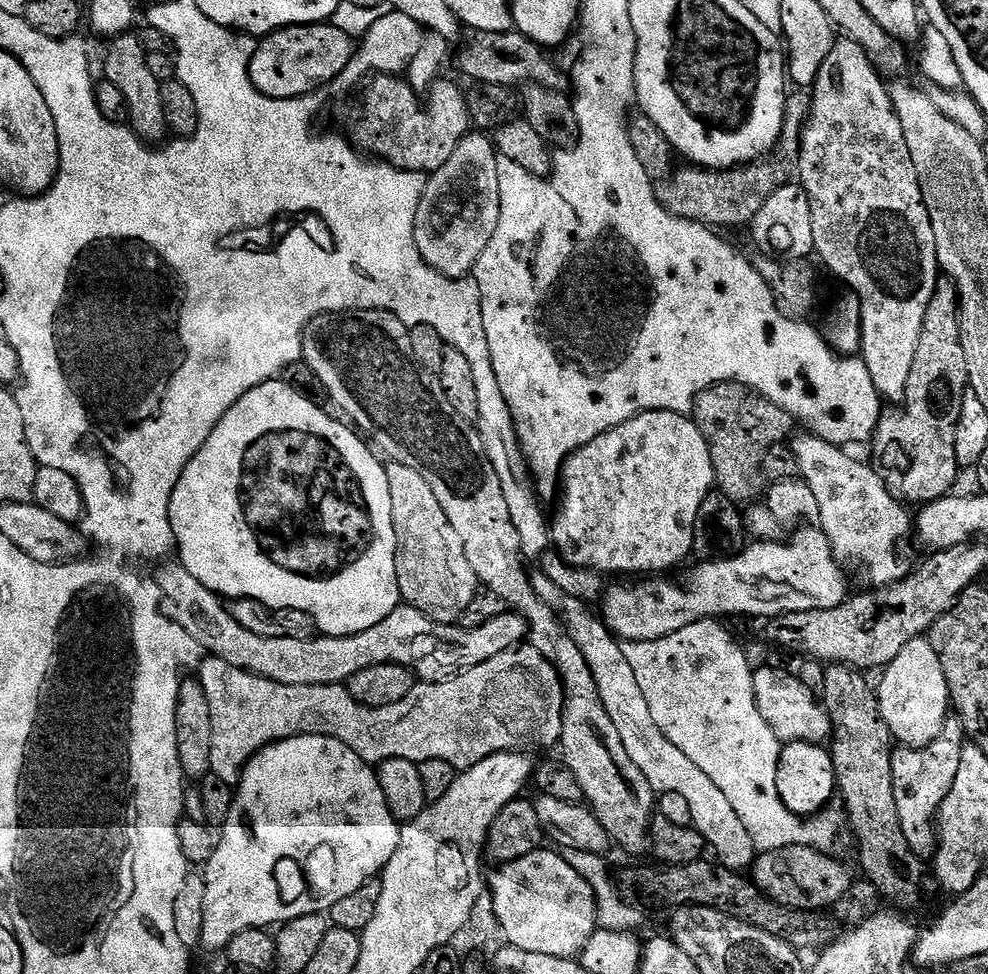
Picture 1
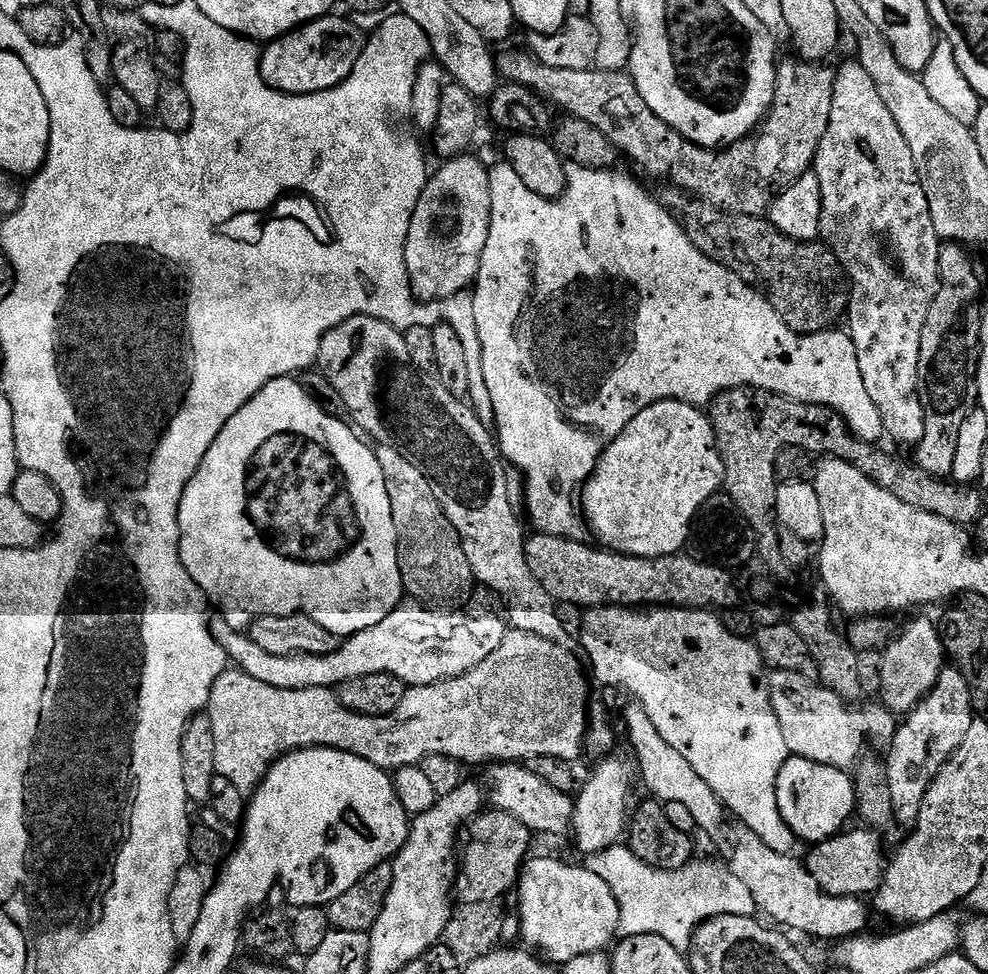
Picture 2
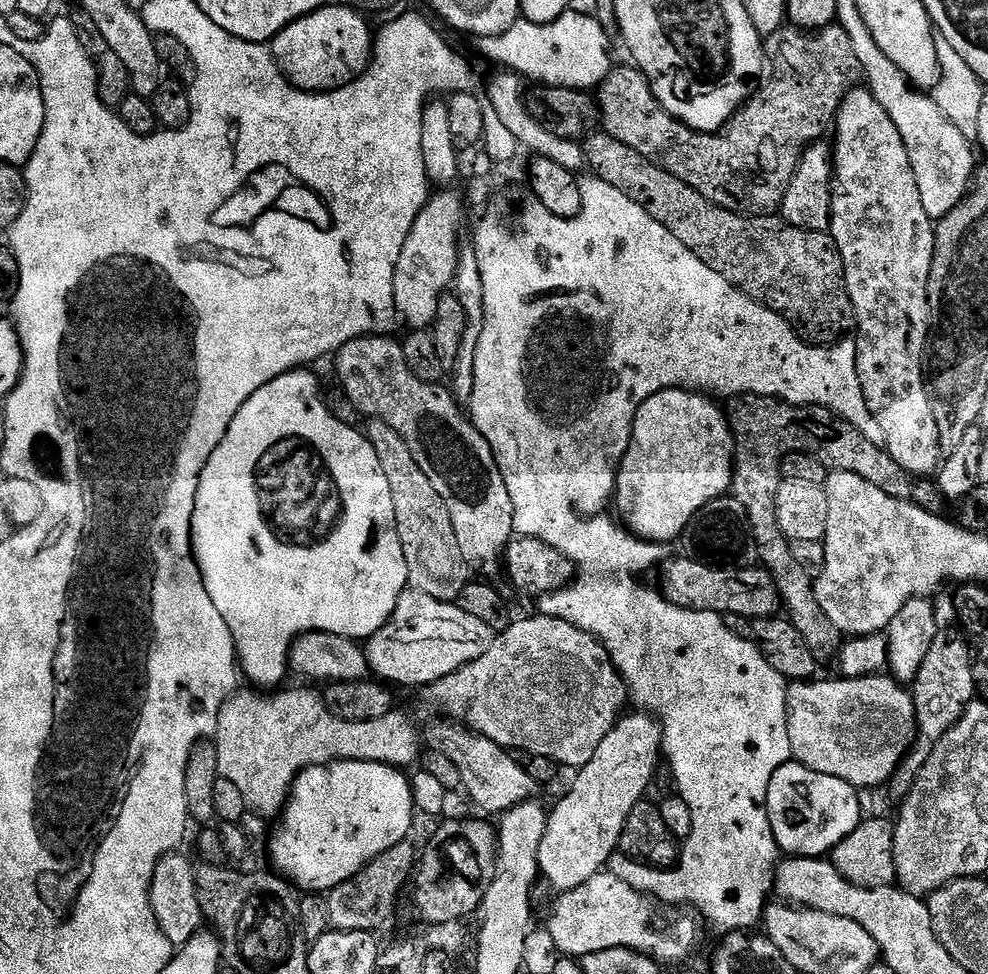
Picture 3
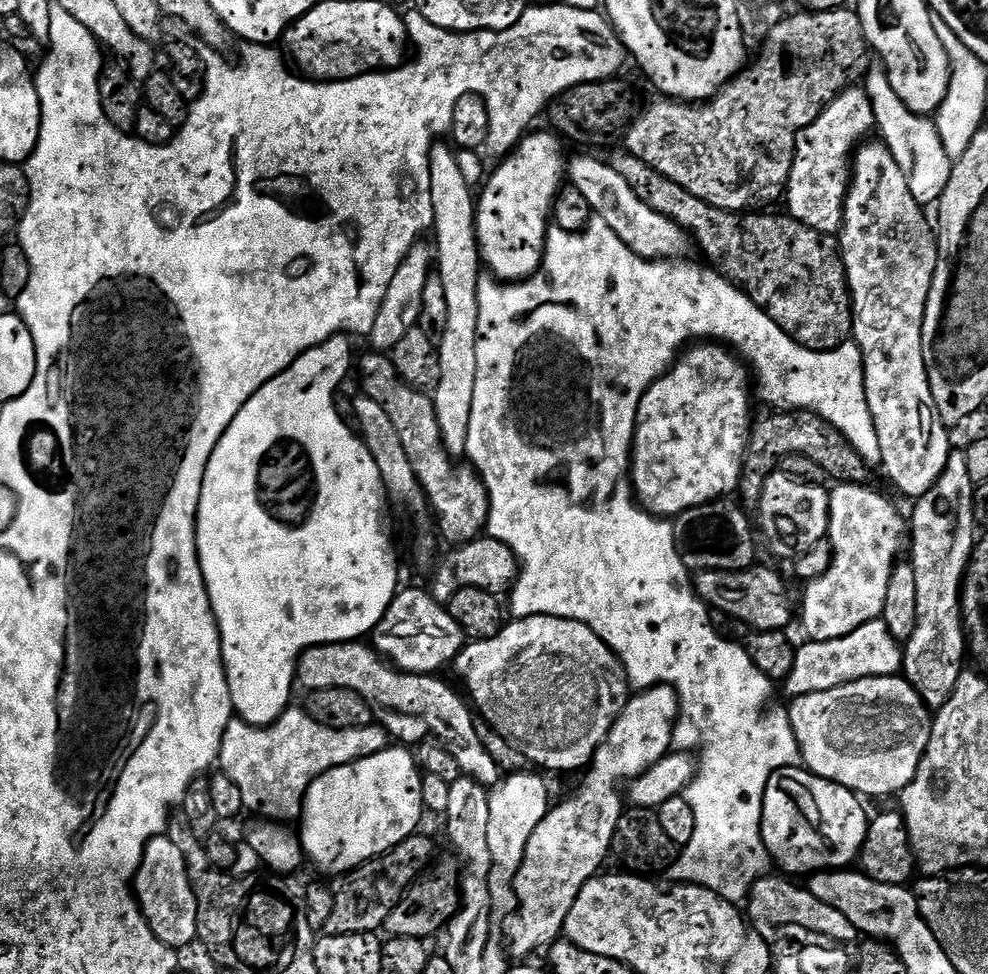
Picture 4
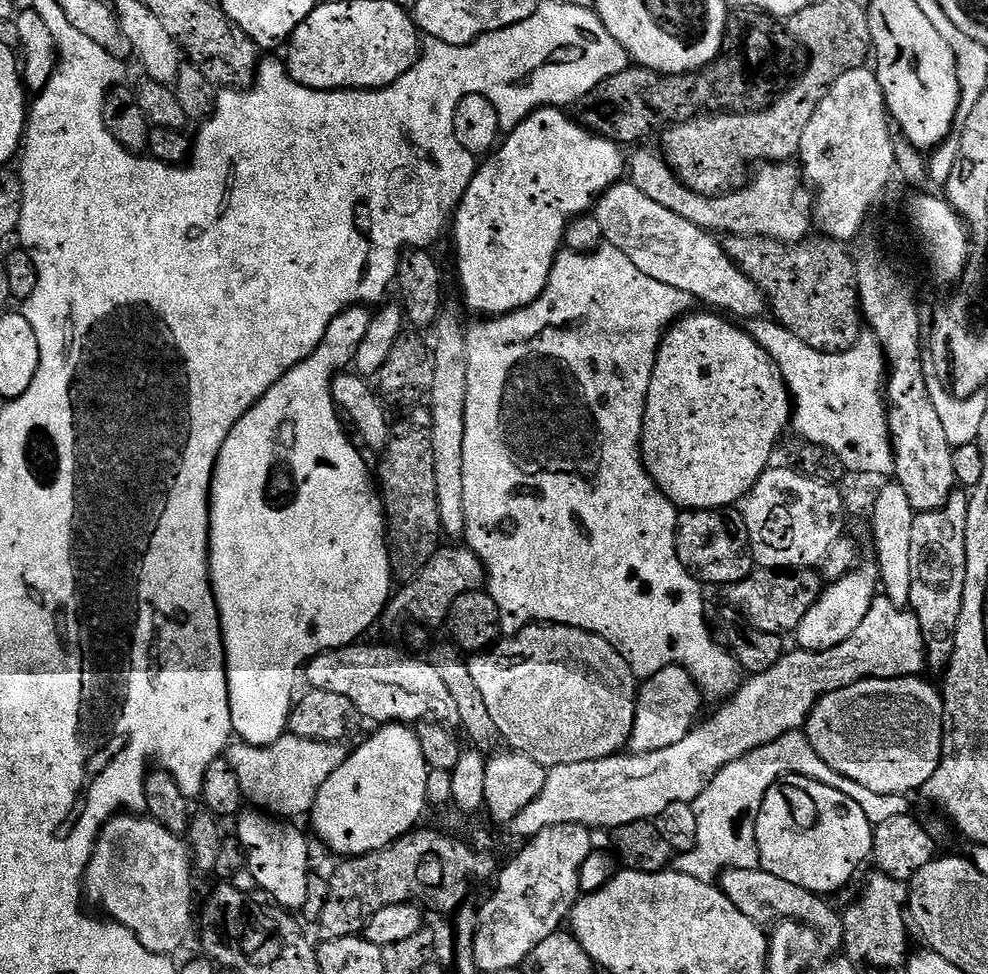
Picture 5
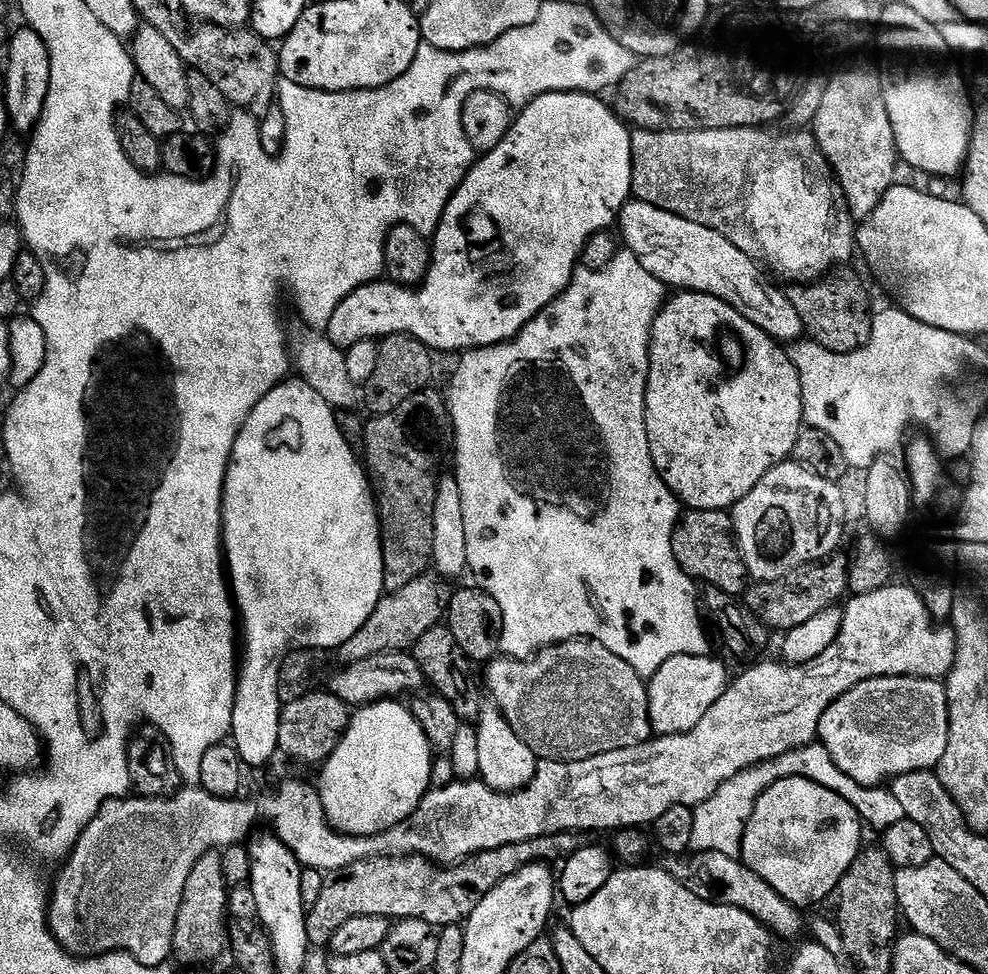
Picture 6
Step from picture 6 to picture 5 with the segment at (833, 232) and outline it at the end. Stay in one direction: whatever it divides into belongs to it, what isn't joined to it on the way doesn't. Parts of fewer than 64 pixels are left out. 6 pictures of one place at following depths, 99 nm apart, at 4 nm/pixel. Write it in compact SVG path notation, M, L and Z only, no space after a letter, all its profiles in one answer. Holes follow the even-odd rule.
M640 146L633 156L626 160L626 172L630 183L638 186L646 198L658 202L658 206L666 206L666 210L674 210L678 218L686 218L686 222L694 222L694 226L705 228L713 234L728 236L765 236L782 240L785 244L797 243L809 235L810 212L796 201L796 195L802 188L802 172L792 162L764 162L755 169L754 175L743 188L734 192L725 192L723 196L703 196L690 190L672 173L670 167L659 151Z

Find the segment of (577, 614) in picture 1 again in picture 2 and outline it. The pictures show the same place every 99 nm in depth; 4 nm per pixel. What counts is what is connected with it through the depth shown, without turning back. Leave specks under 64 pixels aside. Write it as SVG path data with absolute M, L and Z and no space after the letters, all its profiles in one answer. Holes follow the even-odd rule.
M632 702L624 712L624 724L628 727L628 740L632 743L631 755L638 769L639 779L648 787L647 795L664 804L679 802L694 814L697 829L712 839L712 844L721 852L723 863L728 865L744 883L754 898L757 909L765 912L781 929L793 928L796 932L805 932L808 936L817 936L820 940L843 942L851 937L861 935L868 924L868 908L863 899L854 896L831 896L818 886L818 882L809 873L803 863L795 860L795 855L787 852L775 852L762 842L742 821L735 819L724 803L715 796L698 778L694 766L658 734L650 714L642 705Z

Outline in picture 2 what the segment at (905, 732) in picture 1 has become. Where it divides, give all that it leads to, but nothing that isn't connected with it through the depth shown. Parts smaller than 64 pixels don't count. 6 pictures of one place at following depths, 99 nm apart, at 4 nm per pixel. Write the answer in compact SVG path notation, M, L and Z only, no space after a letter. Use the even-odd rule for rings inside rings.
M912 620L883 649L880 660L880 696L885 708L894 714L907 714L928 695L938 682L940 669L945 667L946 653L939 627L928 620Z

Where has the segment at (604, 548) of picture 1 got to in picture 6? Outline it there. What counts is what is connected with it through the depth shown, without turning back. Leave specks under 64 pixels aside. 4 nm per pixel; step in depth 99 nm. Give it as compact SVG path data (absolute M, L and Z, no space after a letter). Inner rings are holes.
M677 291L676 296L667 301L652 324L652 337L648 347L648 385L646 386L646 434L650 442L650 458L666 486L685 509L691 510L731 510L774 466L785 463L791 457L798 442L798 434L804 424L802 406L802 382L794 366L791 355L784 352L779 343L767 336L754 322L750 322L734 306L701 292Z

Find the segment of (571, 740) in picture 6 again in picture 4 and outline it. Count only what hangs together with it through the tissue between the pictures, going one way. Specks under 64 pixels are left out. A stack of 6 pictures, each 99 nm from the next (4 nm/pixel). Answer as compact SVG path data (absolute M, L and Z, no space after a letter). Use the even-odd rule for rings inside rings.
M557 616L513 619L494 638L465 643L454 664L464 668L467 695L483 720L510 743L517 744L537 769L549 768L552 772L587 769L630 699L628 671L608 644L590 626Z

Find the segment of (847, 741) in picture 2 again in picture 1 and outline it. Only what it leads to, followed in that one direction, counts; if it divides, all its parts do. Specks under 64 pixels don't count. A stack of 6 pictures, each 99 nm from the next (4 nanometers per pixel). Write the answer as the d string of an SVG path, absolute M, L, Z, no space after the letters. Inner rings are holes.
M783 667L760 668L753 671L754 698L758 706L758 714L774 730L774 734L784 744L794 742L810 742L811 744L824 744L832 735L832 723L828 711L818 699L817 693L812 692L798 678L794 678Z

